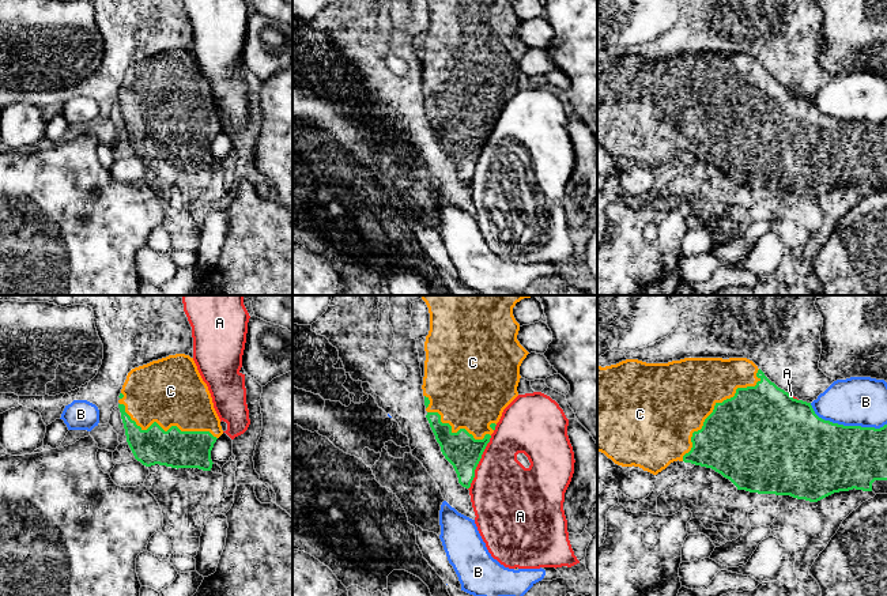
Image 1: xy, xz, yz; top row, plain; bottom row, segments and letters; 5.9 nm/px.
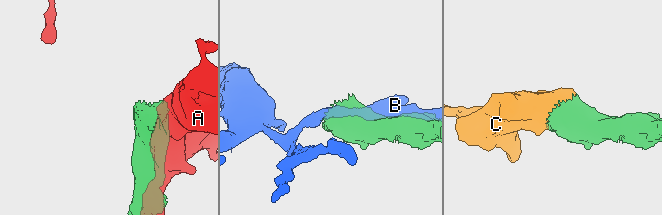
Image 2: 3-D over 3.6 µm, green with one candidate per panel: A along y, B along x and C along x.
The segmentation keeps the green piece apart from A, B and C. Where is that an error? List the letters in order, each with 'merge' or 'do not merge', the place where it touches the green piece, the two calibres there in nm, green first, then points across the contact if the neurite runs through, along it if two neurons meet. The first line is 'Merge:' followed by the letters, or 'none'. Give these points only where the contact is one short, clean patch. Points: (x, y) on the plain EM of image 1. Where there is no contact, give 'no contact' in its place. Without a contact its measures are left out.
Merge: C
A: do not merge; contact xz (478, 158); calibres 200 and 400 nm
B: do not merge; contact yz (846, 121); calibres 460 and 280 nm
C: merge; contact yz (714, 101); calibres 480 and 440 nm

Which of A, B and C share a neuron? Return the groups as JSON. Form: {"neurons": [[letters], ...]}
{"neurons": [["A"], ["B"], ["C"]]}

